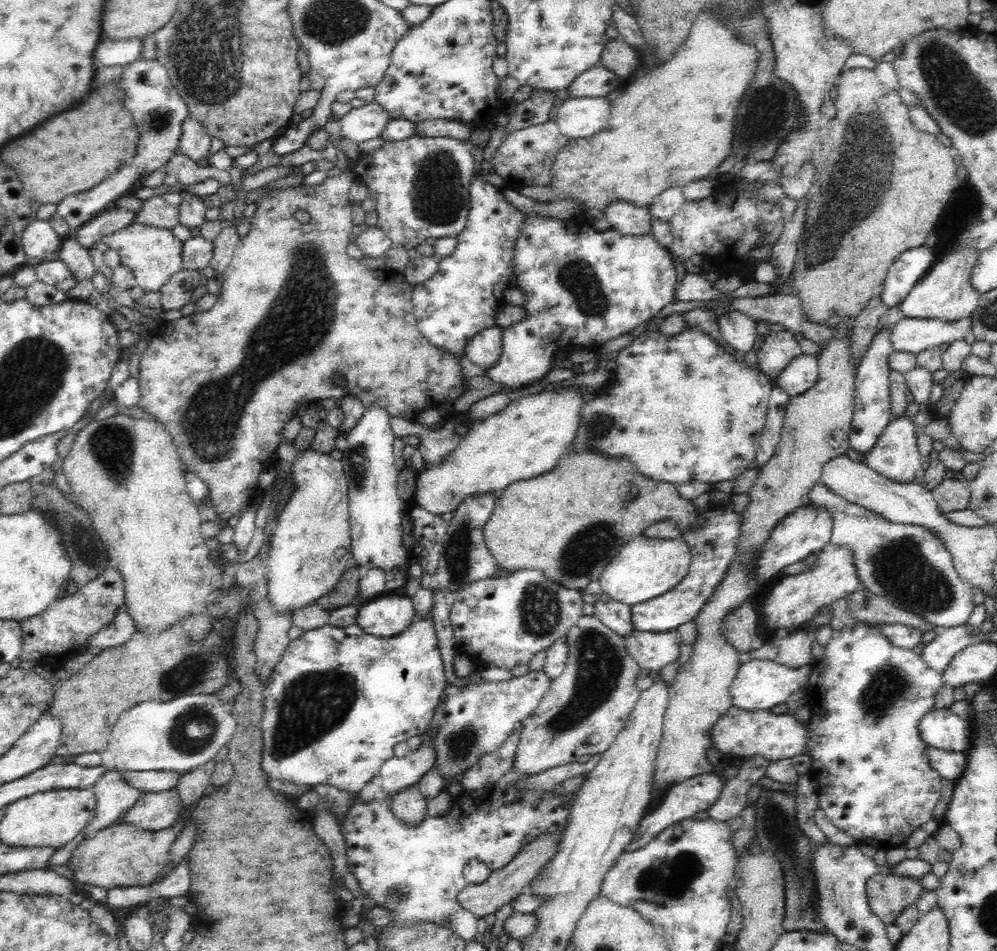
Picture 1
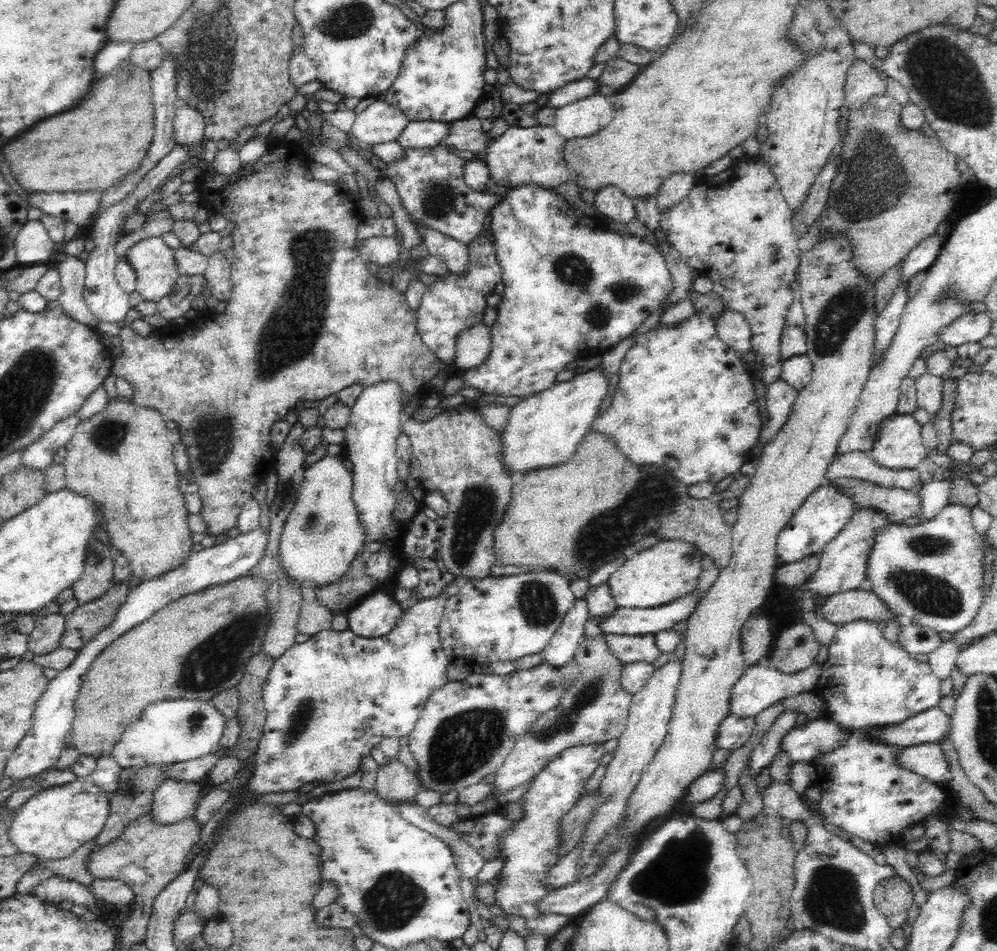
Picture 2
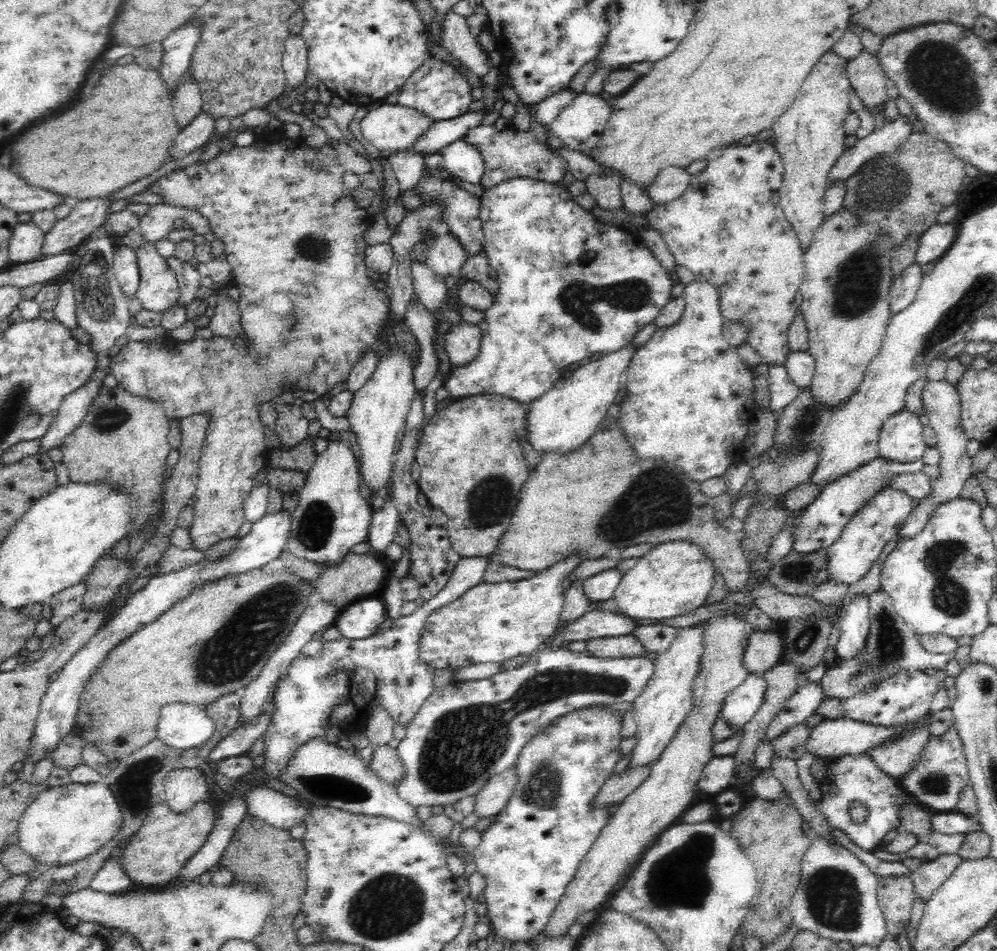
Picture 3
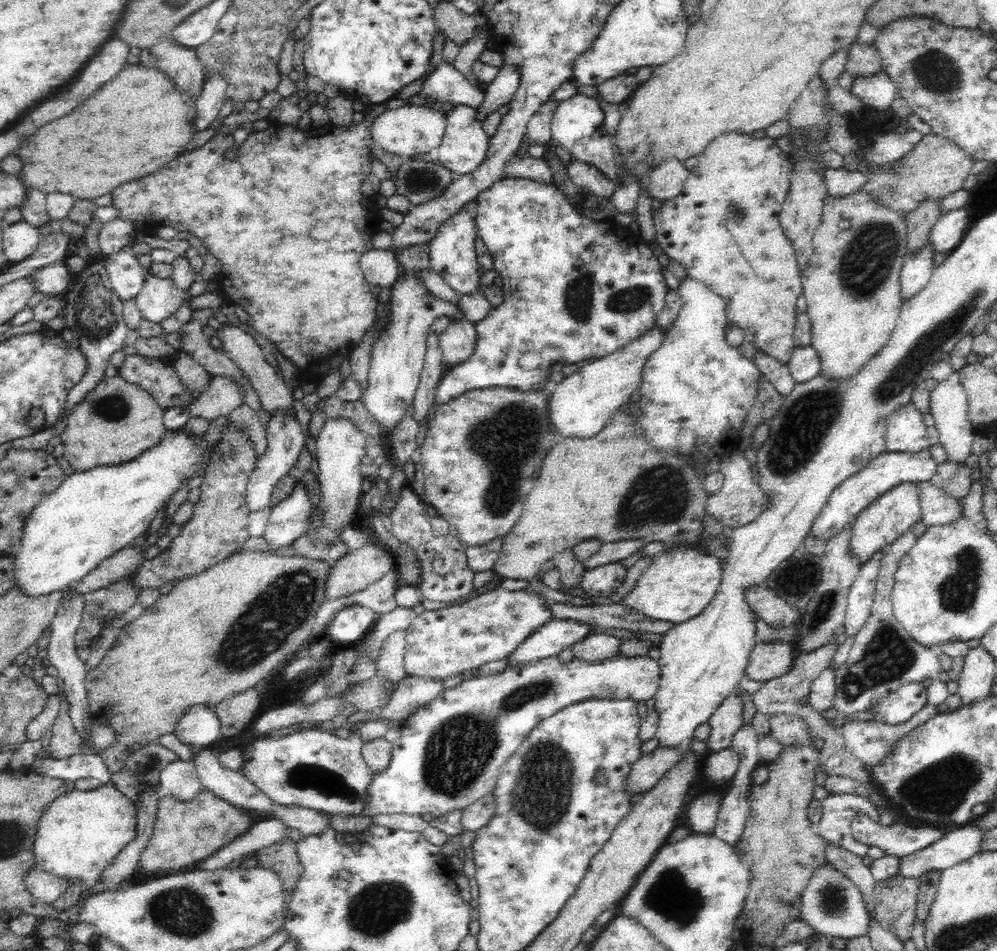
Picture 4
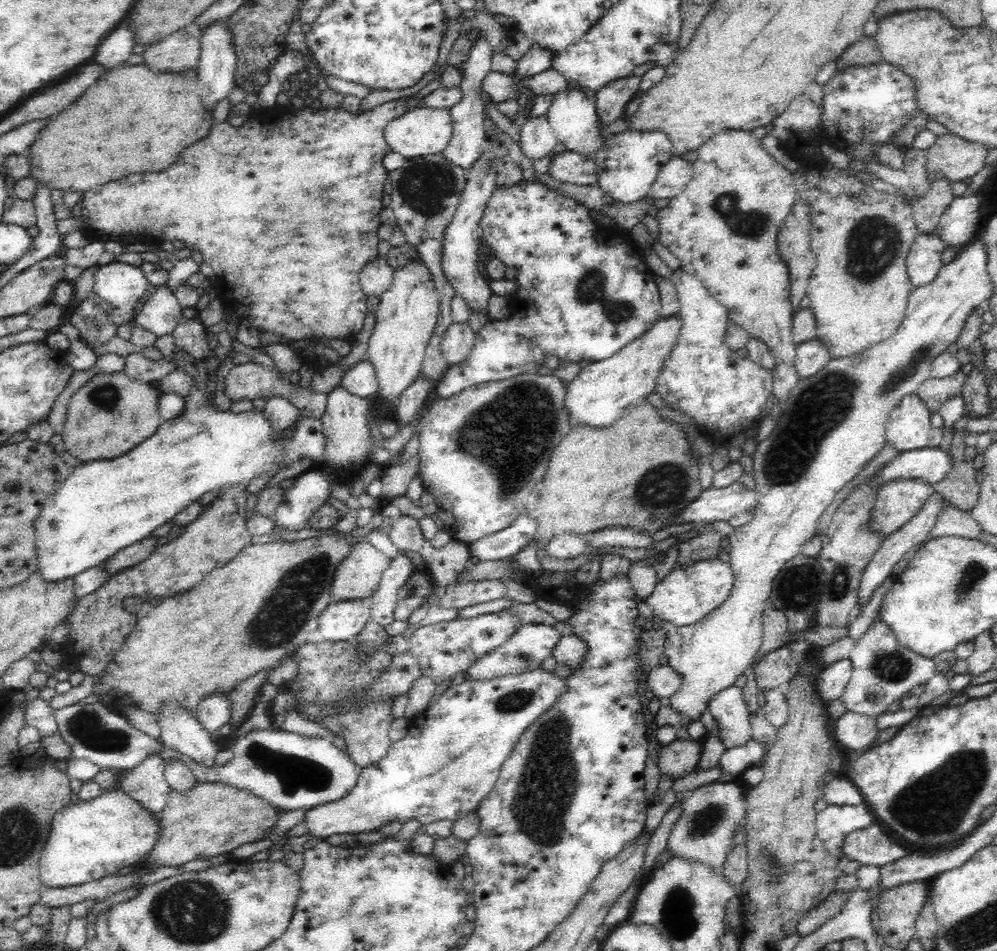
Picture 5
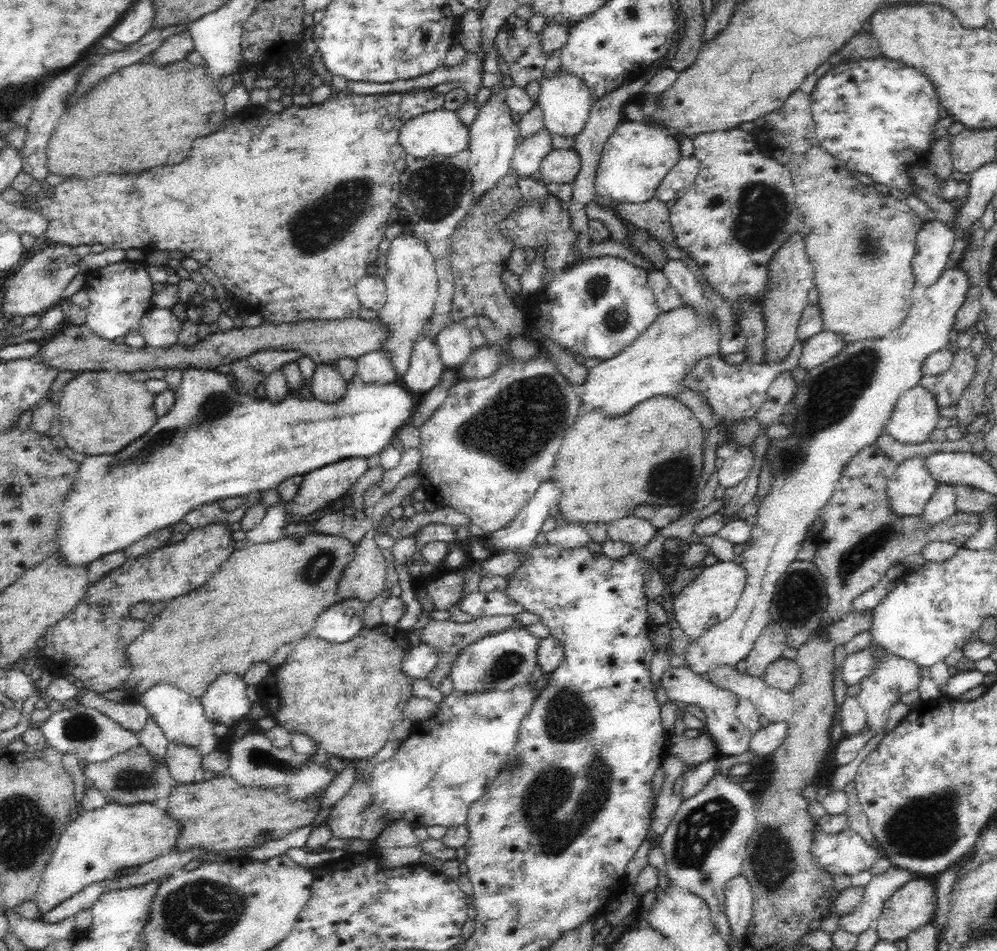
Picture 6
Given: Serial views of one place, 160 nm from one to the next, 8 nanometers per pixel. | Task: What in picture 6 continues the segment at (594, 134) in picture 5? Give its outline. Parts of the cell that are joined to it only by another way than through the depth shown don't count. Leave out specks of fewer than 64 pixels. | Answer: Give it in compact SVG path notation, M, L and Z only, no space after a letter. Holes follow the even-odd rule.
M559 68L552 76L547 75L540 79L539 84L540 92L536 105L544 114L545 128L553 134L576 138L584 130L593 106L586 83L578 76Z

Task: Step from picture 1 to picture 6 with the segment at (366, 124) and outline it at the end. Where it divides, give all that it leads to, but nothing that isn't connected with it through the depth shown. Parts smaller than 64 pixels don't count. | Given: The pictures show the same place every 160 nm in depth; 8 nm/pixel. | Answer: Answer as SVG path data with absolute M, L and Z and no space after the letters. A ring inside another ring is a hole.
M442 108L435 112L421 114L420 117L412 118L409 122L406 122L400 130L398 141L400 141L400 146L407 155L413 159L437 155L454 157L468 148L469 129L462 123L456 112Z

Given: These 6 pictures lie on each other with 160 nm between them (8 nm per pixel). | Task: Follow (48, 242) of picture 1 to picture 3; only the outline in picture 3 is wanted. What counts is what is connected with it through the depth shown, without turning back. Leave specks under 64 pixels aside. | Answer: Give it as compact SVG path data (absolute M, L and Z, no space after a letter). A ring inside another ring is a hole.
M32 222L20 223L9 241L9 257L13 264L35 261L42 250L46 234Z

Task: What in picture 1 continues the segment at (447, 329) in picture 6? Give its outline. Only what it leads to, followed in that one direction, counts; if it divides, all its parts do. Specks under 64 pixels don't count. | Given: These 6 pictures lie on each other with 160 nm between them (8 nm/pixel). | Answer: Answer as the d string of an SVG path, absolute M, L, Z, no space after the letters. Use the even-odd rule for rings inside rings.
M492 325L490 328L472 336L462 356L467 356L470 361L479 367L492 368L500 358L503 349L502 331L504 328Z

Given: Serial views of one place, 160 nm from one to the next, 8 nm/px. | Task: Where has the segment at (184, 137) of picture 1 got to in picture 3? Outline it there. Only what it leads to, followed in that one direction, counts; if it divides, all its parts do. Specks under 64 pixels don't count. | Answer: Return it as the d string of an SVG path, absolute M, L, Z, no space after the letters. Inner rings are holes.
M188 71L184 73L173 94L173 108L178 120L177 126L181 130L203 111L200 85Z

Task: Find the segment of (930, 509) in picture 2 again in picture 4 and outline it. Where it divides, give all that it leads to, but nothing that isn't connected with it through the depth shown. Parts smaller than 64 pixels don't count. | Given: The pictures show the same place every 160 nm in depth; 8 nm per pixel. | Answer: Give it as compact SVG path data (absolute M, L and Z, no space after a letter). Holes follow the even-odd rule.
M960 371L953 372L947 380L940 382L930 392L930 413L934 417L935 427L939 432L940 444L946 449L946 461L964 463L964 460L972 454L970 446L979 433L968 418L969 404L965 388L961 385ZM908 529L884 548L871 616L856 634L848 658L834 672L836 694L832 708L838 711L839 719L881 704L886 696L908 682L936 679L940 674L939 652L912 641L894 617L892 609L892 592L900 559L914 546L916 540L914 531Z

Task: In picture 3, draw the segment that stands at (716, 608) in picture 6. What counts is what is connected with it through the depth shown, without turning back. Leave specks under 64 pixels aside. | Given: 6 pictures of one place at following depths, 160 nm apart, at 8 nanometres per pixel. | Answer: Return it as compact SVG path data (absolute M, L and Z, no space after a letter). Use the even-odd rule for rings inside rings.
M692 542L653 545L635 566L622 575L613 599L622 614L634 619L666 619L689 614L704 606L717 575L714 561Z

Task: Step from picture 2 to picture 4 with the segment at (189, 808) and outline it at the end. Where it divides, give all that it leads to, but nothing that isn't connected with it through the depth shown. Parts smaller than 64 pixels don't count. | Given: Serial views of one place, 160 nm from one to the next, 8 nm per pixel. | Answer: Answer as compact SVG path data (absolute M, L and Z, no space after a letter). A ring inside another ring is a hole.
M180 759L170 762L161 770L159 786L160 798L170 795L184 802L192 800L203 789L193 763Z

